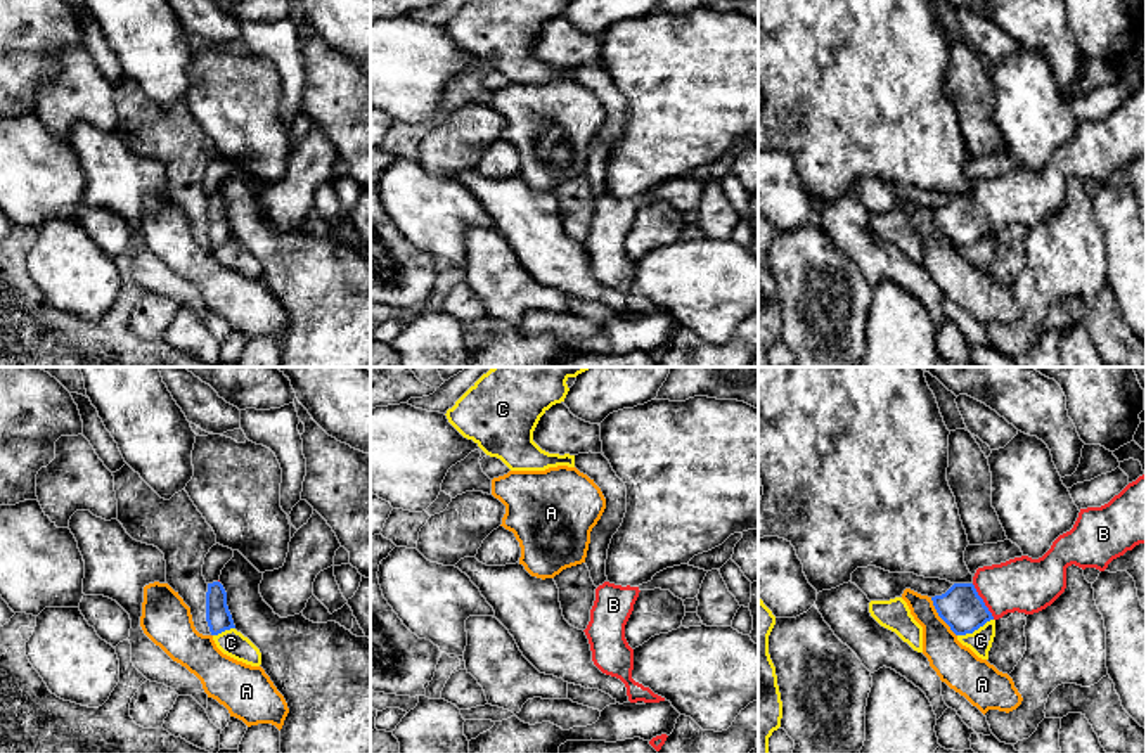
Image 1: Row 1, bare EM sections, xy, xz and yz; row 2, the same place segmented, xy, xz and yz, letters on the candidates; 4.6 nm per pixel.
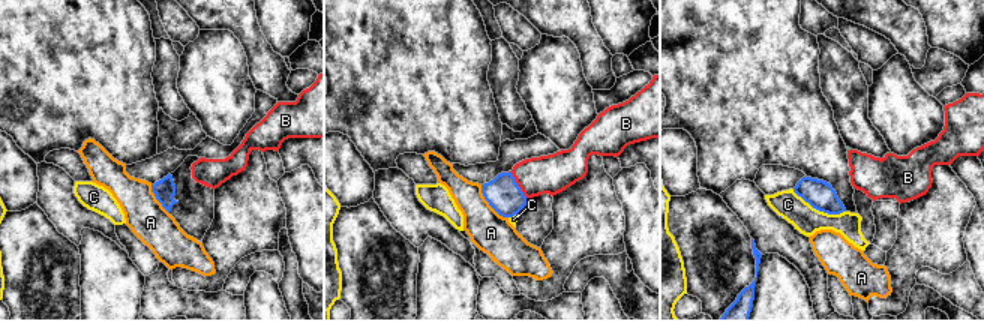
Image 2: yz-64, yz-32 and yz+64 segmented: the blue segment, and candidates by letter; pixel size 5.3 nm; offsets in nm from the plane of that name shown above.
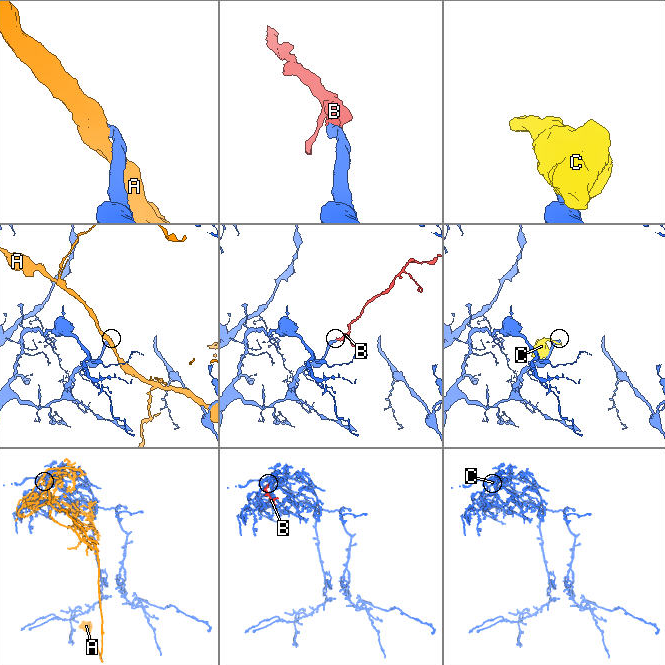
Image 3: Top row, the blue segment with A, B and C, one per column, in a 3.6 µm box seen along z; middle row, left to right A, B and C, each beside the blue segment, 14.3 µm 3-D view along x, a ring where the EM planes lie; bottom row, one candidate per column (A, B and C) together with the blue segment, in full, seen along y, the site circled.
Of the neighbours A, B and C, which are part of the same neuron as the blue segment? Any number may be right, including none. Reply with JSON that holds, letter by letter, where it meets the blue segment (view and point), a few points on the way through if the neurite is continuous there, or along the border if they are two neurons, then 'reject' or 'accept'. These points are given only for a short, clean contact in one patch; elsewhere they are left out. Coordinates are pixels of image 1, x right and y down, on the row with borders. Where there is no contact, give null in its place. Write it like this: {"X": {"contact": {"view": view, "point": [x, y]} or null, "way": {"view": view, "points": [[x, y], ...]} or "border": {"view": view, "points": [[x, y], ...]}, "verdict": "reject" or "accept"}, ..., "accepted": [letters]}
{"A": {"contact": {"view": "yz", "point": [939, 615]}, "border": {"view": "yz", "points": [[930, 598], [937, 615], [956, 636]]}, "verdict": "reject"}, "B": {"contact": {"view": "yz", "point": [982, 601]}, "way": {"view": "yz", "points": [[961, 608], [982, 601], [997, 589], [1027, 585]]}, "verdict": "accept"}, "C": {"contact": {"view": "yz", "point": [975, 629]}, "verdict": "reject"}, "accepted": ["B"]}

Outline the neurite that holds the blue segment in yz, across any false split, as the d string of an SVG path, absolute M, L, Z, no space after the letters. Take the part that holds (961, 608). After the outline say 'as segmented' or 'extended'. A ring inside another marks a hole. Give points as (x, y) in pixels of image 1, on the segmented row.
M1146 474L1129 483L1118 495L1101 507L1080 509L1073 528L1059 535L1039 559L1014 557L1001 564L978 568L971 583L954 583L945 594L931 597L938 616L956 635L973 634L990 620L1008 613L1033 615L1051 606L1066 589L1066 568L1104 571L1108 564L1146 544Z | extended

